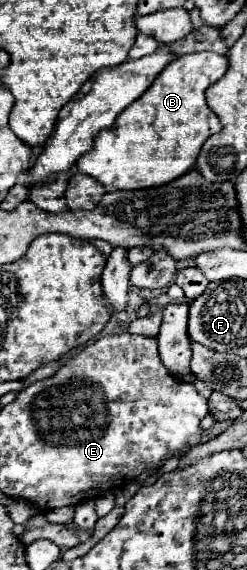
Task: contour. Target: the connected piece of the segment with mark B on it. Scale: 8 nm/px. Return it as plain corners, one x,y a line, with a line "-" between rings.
215,52
187,54
169,62
145,94
119,114
115,128
97,134
93,150
77,160
77,170
115,190
161,186
191,170
203,142
221,130
219,118
205,102
205,90
227,72
227,66
227,56

